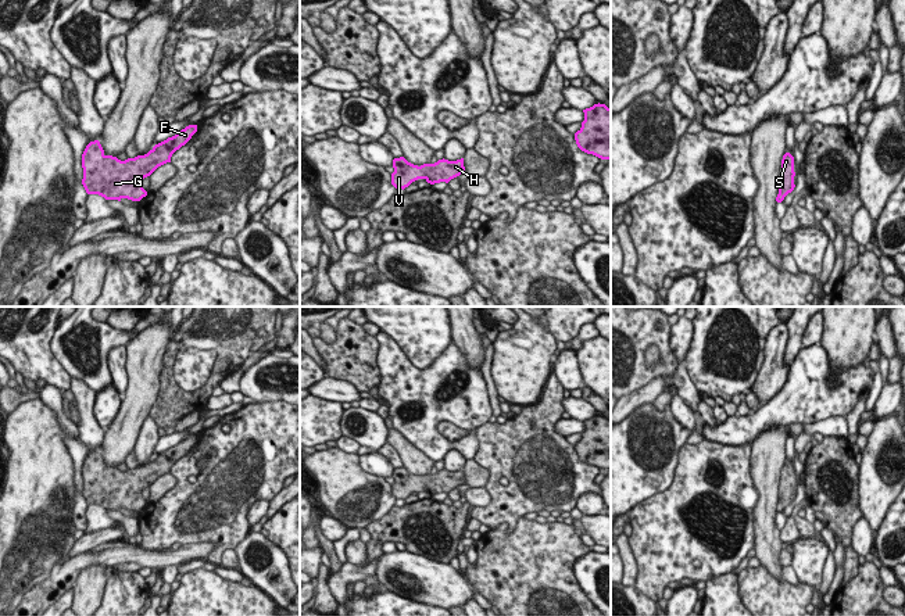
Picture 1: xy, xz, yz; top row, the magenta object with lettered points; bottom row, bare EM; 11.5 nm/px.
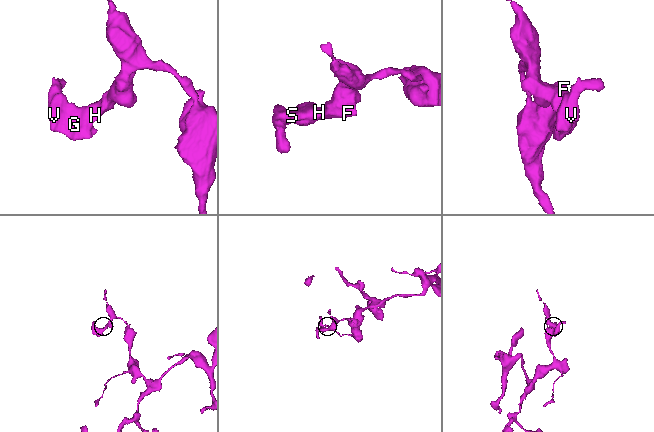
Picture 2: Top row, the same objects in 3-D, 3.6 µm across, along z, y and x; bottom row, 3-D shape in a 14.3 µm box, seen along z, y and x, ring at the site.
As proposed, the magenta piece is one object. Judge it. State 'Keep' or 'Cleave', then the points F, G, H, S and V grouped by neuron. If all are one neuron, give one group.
Keep. Groups: F G H S V.

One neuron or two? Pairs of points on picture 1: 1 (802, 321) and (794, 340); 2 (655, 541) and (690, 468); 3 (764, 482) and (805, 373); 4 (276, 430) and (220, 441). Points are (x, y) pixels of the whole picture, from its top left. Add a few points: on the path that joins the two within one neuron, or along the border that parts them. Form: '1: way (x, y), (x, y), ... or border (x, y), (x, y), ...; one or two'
1: way (798, 325), (796, 336); one
2: way (673, 523), (676, 508), (690, 494), (690, 486); one
3: border (787, 429), (769, 426), (753, 441); two
4: way (263, 436), (247, 436), (233, 441); one

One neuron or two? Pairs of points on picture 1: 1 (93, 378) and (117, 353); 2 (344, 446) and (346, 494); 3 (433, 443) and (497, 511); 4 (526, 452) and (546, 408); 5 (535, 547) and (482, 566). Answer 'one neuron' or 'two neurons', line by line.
1: two neurons
2: two neurons
3: two neurons
4: one neuron
5: one neuron

